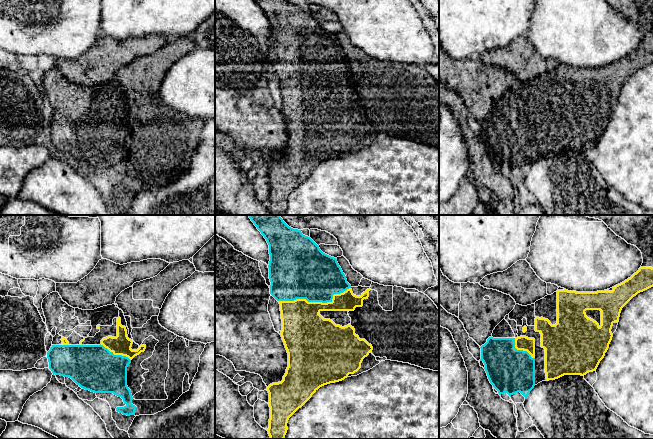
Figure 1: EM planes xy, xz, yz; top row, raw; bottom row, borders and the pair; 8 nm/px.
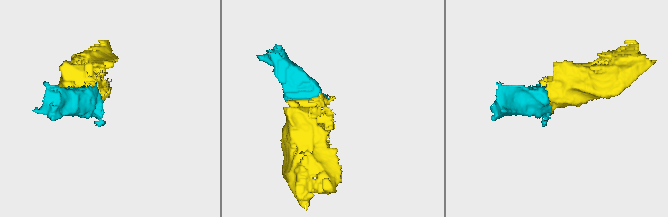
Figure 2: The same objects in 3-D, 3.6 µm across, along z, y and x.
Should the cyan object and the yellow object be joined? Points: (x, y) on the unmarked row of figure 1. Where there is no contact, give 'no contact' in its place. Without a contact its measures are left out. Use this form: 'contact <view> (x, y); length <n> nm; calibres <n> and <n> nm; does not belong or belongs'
contact xz (315, 77); length 600 nm; calibres 440 and 360 nm; belongs

